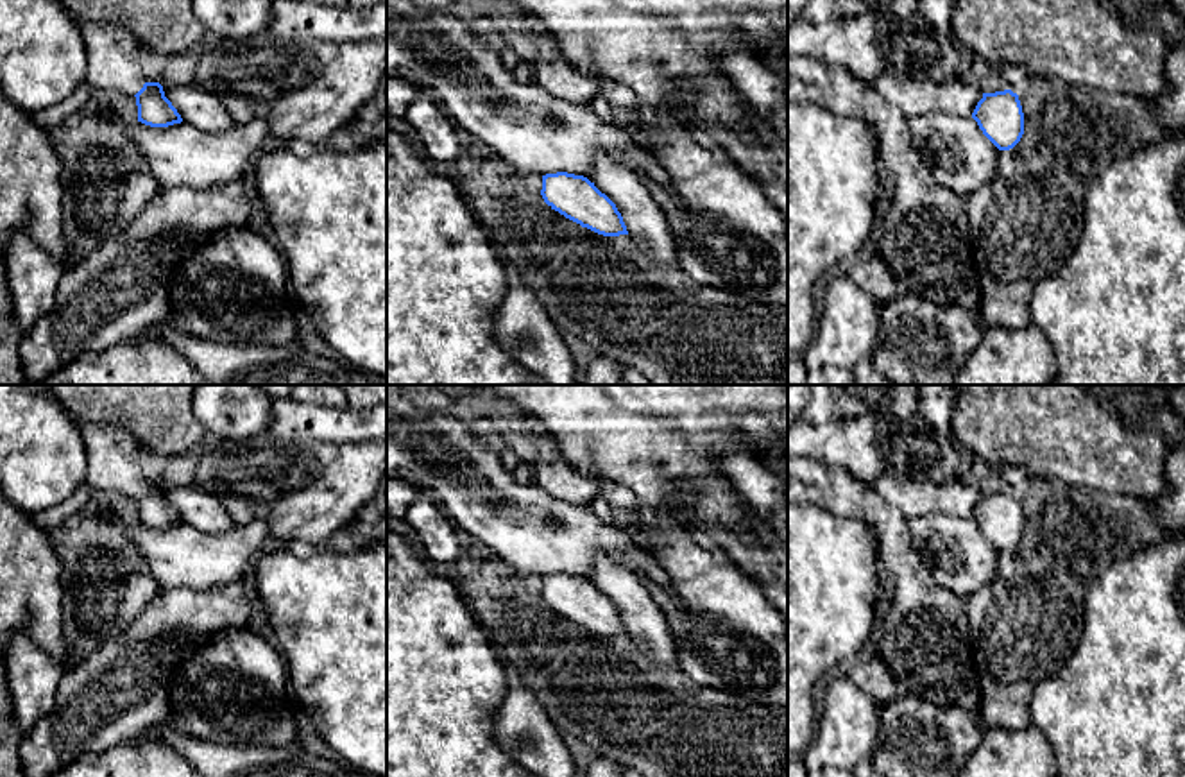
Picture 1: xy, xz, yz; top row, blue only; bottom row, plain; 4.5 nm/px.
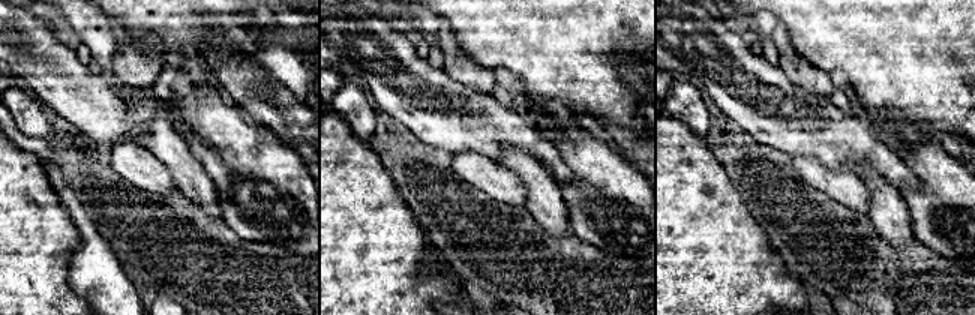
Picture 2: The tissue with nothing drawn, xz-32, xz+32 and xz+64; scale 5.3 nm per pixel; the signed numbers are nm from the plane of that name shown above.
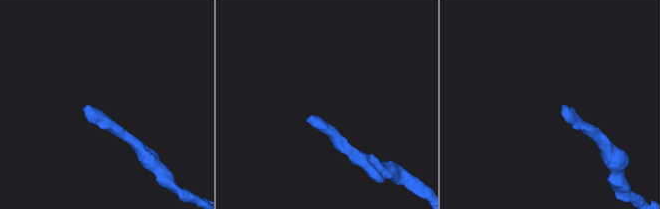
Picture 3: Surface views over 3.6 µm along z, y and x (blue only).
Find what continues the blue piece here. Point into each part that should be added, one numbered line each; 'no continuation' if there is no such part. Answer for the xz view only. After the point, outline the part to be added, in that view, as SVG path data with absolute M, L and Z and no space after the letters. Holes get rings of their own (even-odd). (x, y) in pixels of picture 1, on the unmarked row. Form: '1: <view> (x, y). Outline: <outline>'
no continuation

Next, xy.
1: xy (113, 455). Outline: M77 421L86 449L84 483L90 489L115 489L136 496L147 483L141 474L141 446L122 428L107 428Z

